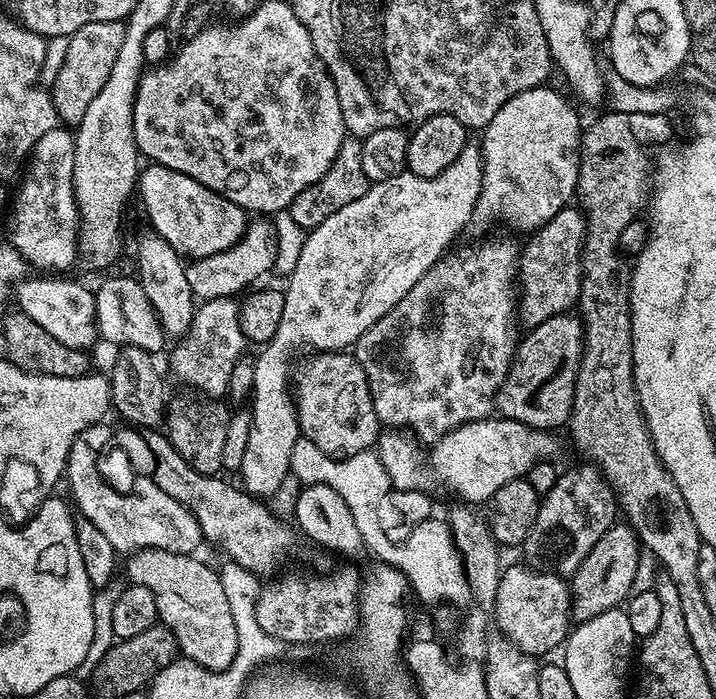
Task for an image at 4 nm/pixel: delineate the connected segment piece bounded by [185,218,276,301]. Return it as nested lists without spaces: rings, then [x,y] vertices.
[[[254,218],[247,223],[242,238],[234,247],[220,251],[216,255],[208,255],[204,259],[192,260],[185,267],[186,280],[190,284],[193,297],[201,301],[218,297],[235,297],[268,270],[270,272],[275,267],[275,260],[275,225],[269,219]]]

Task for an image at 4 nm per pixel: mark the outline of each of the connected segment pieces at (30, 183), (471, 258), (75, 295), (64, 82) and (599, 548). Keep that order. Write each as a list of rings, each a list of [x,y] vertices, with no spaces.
[[[57,126],[42,134],[29,153],[26,176],[12,202],[10,242],[31,267],[66,270],[78,257],[79,212],[73,194],[75,144],[75,135],[67,127]]]
[[[492,236],[489,240],[480,240],[477,244],[470,245],[469,248],[458,248],[441,256],[438,262],[434,262],[434,266],[430,266],[430,270],[426,270],[426,274],[422,274],[422,278],[418,278],[418,282],[414,282],[412,289],[385,316],[378,318],[378,322],[374,322],[372,329],[360,337],[354,345],[354,355],[368,379],[373,410],[379,423],[391,426],[396,430],[413,428],[422,439],[432,440],[431,442],[439,442],[446,433],[454,431],[460,424],[486,420],[493,415],[496,392],[502,386],[504,379],[508,377],[512,358],[516,355],[518,347],[518,332],[516,336],[518,300],[514,293],[518,288],[521,245],[519,243],[516,245],[508,236]]]
[[[26,278],[14,288],[14,300],[19,311],[24,312],[50,338],[62,342],[66,346],[74,346],[85,350],[91,349],[91,344],[98,340],[95,318],[95,295],[90,287],[83,288],[76,280],[31,280]]]
[[[125,21],[90,22],[82,26],[73,36],[68,37],[66,62],[62,62],[62,70],[58,70],[58,78],[50,86],[52,101],[56,107],[56,115],[65,125],[78,126],[94,98],[98,98],[98,90],[106,86],[110,78],[110,70],[114,70],[114,61],[118,58],[118,50],[122,50]]]
[[[631,523],[612,524],[610,530],[606,530],[606,534],[598,538],[598,542],[594,542],[594,550],[590,550],[586,558],[582,558],[578,570],[570,577],[571,619],[583,622],[598,618],[598,614],[606,614],[606,610],[611,608],[621,607],[633,593],[634,570],[638,570],[638,562],[641,559],[642,545]]]

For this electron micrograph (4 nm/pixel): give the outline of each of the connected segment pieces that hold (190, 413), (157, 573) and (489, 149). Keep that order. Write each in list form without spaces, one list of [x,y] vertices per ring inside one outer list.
[[[200,394],[176,396],[166,404],[166,435],[174,450],[184,461],[203,476],[217,475],[222,469],[222,446],[226,443],[226,430],[230,417],[227,403]]]
[[[133,552],[122,572],[128,575],[128,584],[146,586],[154,594],[159,623],[172,631],[177,649],[183,655],[185,652],[191,663],[210,672],[224,672],[238,654],[238,626],[234,626],[234,614],[230,614],[219,571],[207,568],[196,558],[183,552]]]
[[[549,86],[531,88],[506,102],[498,114],[482,130],[482,190],[476,203],[475,219],[501,220],[523,234],[531,234],[542,227],[554,214],[569,207],[577,195],[576,183],[580,177],[580,138],[582,123],[572,104],[560,92]]]

